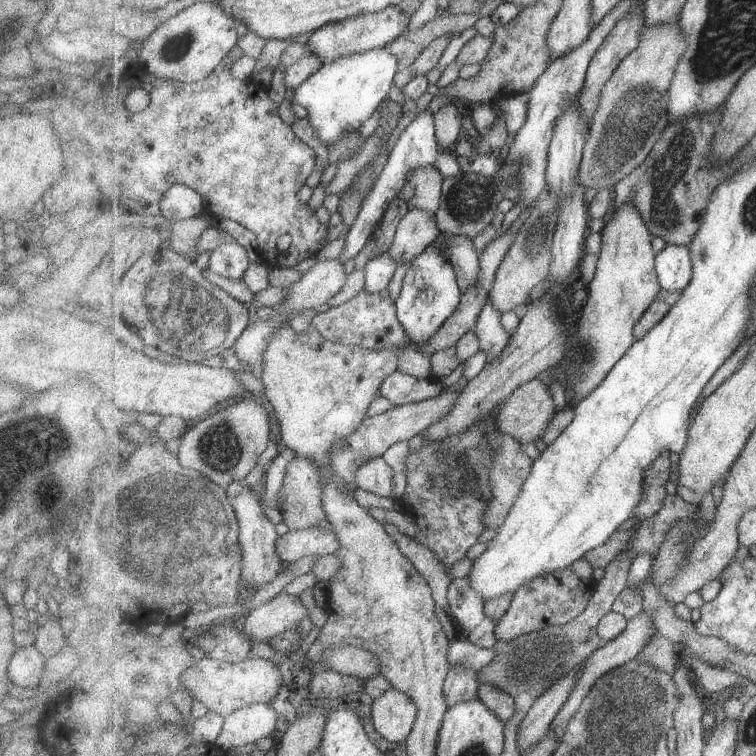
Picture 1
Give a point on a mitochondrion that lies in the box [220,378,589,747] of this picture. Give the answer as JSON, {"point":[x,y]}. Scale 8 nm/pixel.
{"point":[452,474]}

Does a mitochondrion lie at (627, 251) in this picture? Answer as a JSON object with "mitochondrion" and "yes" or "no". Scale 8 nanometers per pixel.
{"mitochondrion":"no"}

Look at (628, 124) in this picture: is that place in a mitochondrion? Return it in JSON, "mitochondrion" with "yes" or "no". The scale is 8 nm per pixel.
{"mitochondrion":"yes"}

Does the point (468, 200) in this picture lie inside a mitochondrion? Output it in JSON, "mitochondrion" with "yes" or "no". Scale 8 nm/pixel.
{"mitochondrion":"yes"}

